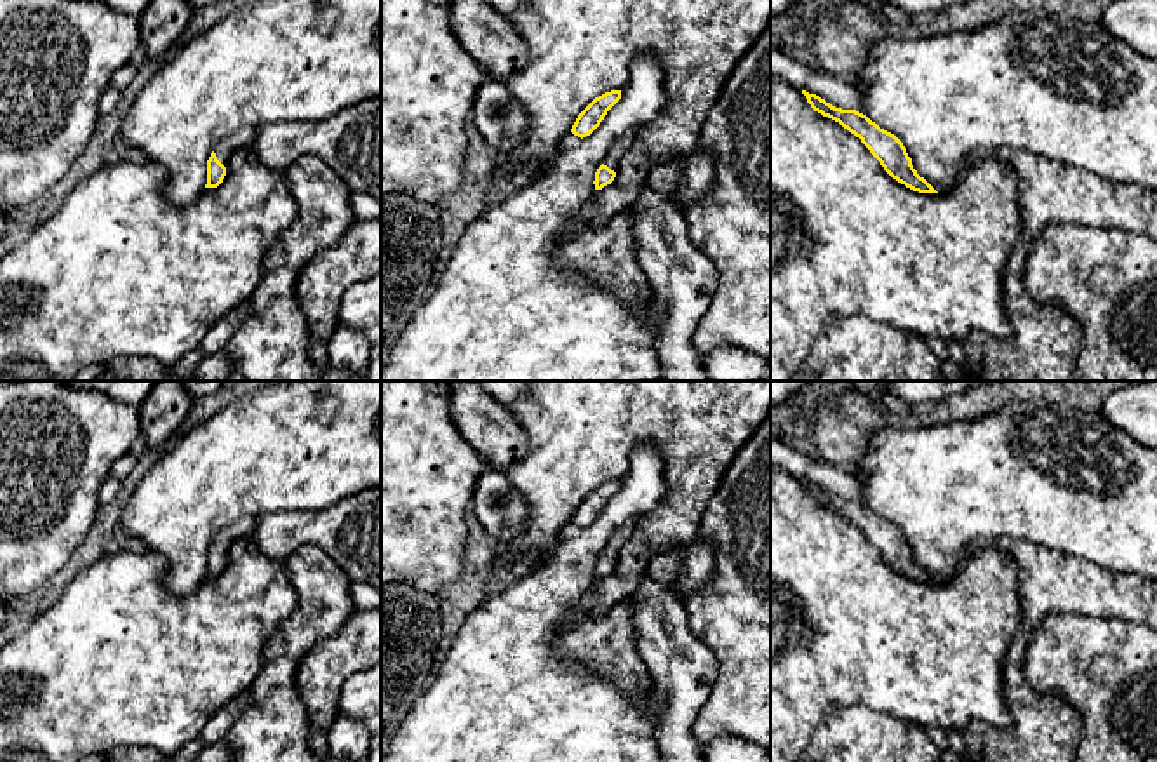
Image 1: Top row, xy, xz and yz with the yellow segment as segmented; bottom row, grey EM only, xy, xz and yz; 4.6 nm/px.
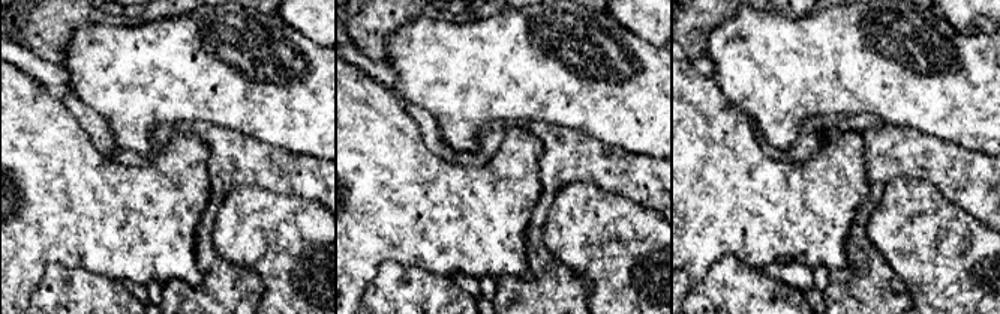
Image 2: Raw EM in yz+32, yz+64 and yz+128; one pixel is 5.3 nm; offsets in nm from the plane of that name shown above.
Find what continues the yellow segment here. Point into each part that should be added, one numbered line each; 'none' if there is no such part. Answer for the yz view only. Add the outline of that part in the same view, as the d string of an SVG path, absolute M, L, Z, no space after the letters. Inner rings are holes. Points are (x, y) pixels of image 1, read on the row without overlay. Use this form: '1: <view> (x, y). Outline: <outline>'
none

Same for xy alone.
1: xy (244, 528). Outline: M256 517L240 518L214 536L217 550L226 557L228 548L240 538L254 538L257 527Z

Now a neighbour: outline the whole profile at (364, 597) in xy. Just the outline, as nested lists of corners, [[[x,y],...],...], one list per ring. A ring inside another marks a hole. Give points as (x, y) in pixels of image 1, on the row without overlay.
[[[351,583],[350,593],[355,611],[369,611],[381,607],[381,592],[367,583]]]

